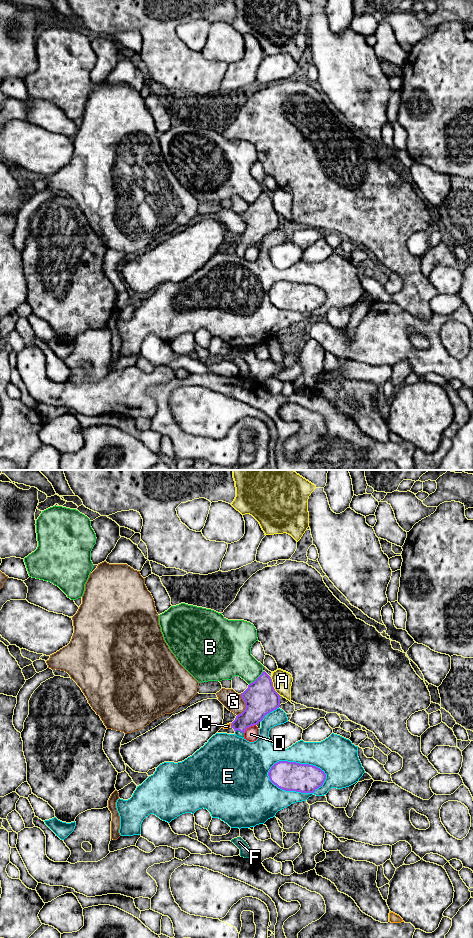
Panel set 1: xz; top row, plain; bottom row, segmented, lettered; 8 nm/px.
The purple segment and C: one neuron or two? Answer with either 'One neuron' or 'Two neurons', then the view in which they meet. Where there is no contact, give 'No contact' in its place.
Two neurons. Touches purple in xz

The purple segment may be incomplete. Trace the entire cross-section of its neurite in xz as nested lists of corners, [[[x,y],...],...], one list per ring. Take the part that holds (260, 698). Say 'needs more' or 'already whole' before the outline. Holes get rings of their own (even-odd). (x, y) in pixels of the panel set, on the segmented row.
needs more; [[[263,671],[248,688],[241,693],[245,702],[245,710],[236,716],[231,728],[239,737],[244,737],[245,731],[257,725],[270,712],[280,706],[280,695],[275,691],[271,677]]]

